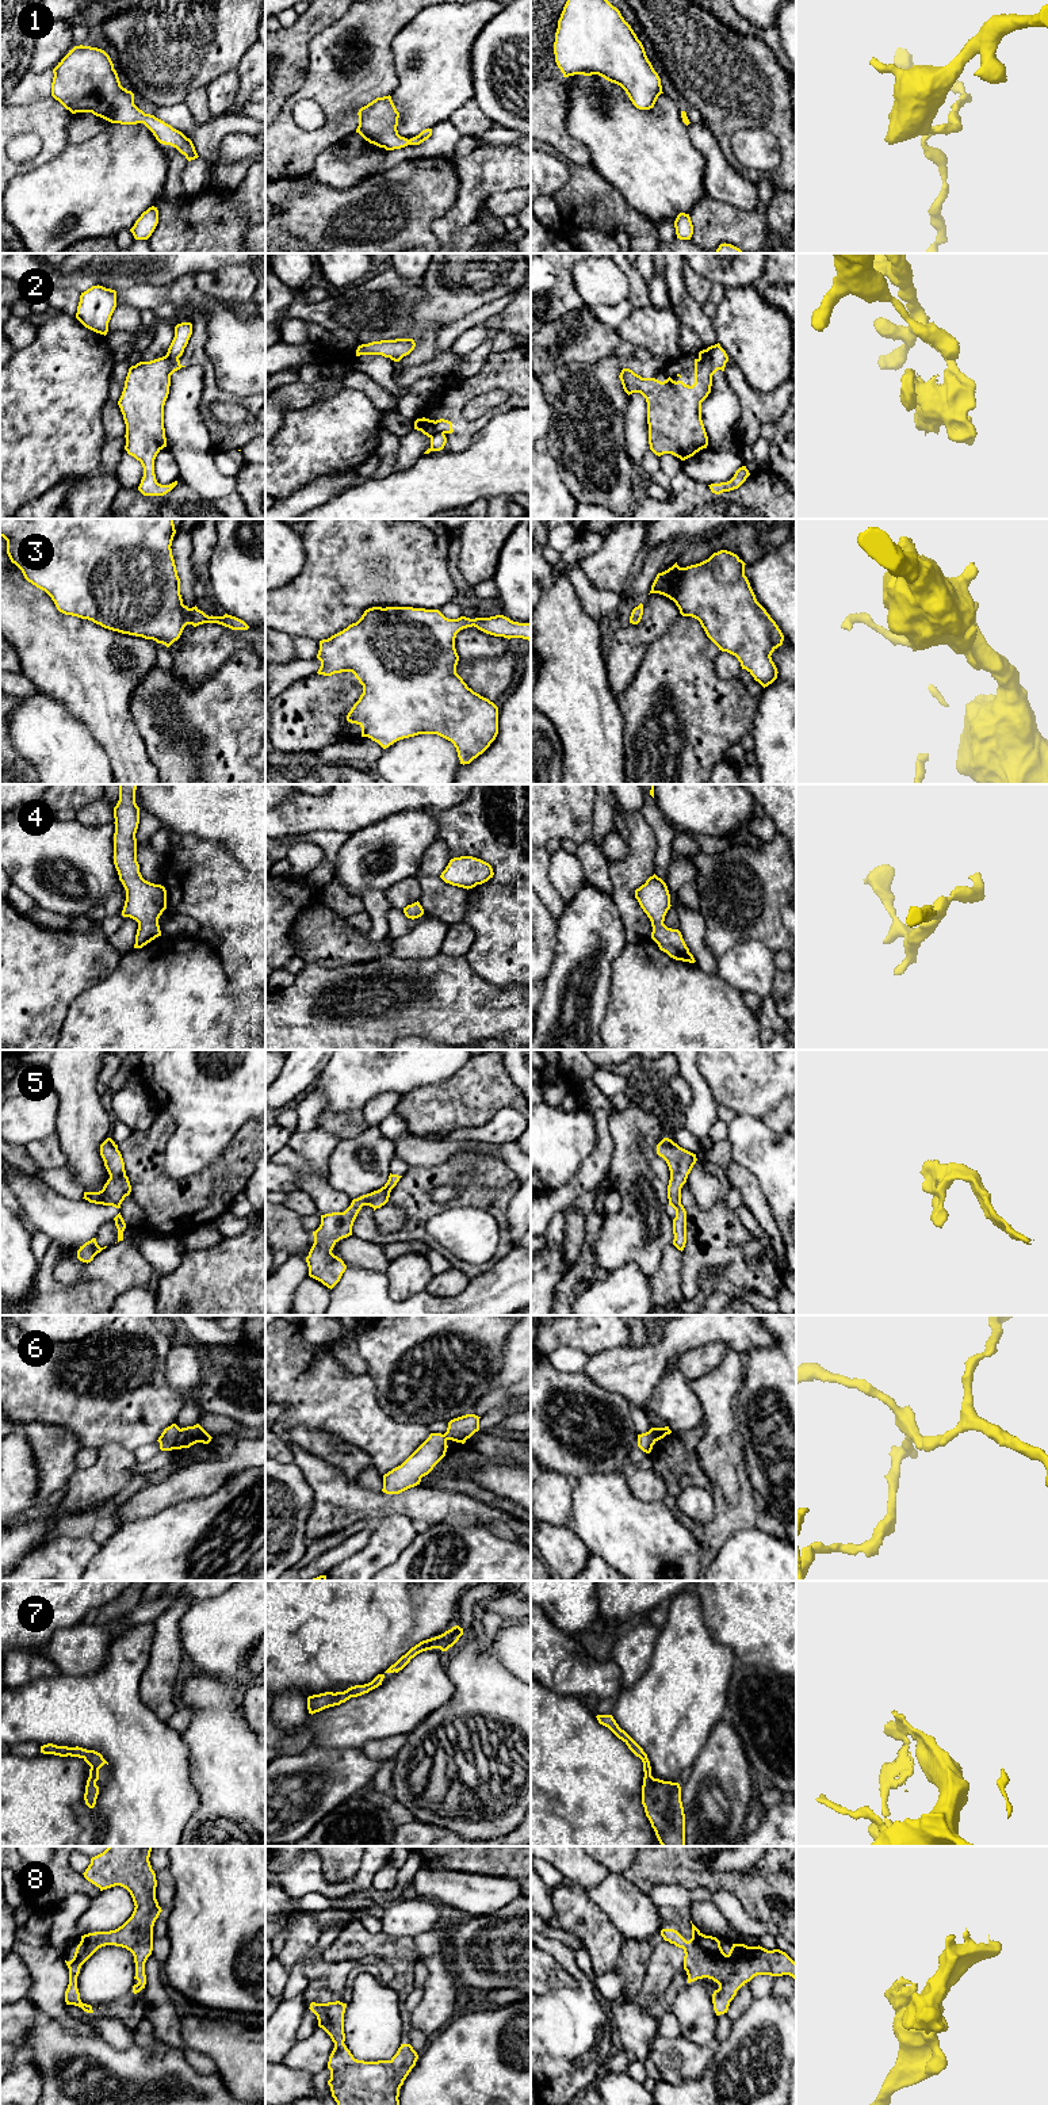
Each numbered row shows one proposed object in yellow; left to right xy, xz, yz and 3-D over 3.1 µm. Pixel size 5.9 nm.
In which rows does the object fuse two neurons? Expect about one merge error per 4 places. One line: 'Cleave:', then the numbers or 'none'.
Cleave: 2, 6

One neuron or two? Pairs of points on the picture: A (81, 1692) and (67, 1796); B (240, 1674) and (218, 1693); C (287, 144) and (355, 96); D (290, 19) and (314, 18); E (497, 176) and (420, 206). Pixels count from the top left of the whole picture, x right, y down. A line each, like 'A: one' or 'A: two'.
A: two
B: two
C: one
D: two
E: two

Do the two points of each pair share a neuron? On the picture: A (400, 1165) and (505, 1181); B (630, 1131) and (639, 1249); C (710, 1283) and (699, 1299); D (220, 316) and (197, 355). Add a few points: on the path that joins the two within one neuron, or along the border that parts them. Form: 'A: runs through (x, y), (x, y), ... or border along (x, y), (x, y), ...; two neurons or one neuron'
A: border along (409, 1166), (402, 1176); two neurons
B: runs through (630, 1161), (631, 1203), (639, 1219); one neuron
C: runs through (707, 1287), (703, 1295); one neuron
D: border along (203, 350), (213, 363), (215, 379); two neurons

